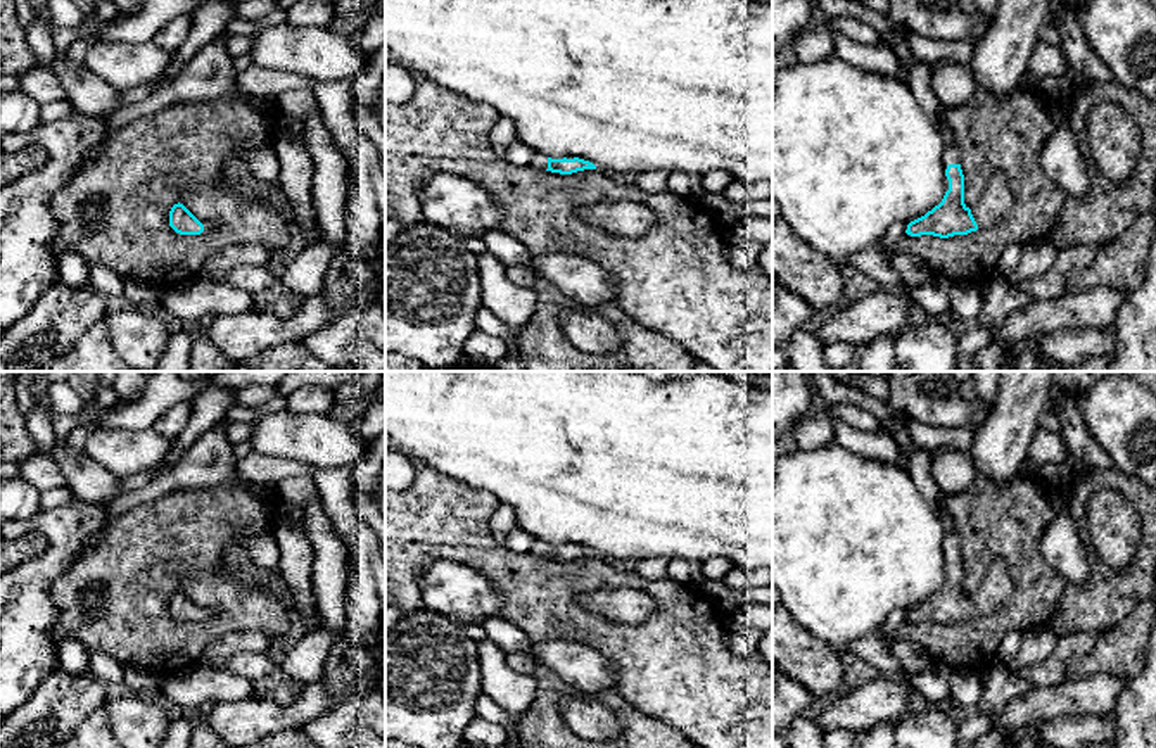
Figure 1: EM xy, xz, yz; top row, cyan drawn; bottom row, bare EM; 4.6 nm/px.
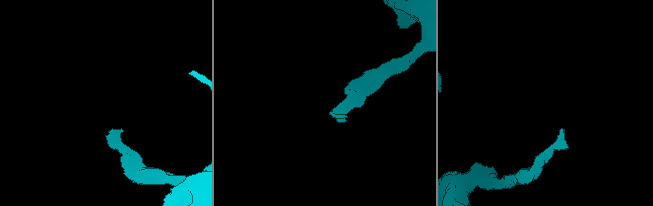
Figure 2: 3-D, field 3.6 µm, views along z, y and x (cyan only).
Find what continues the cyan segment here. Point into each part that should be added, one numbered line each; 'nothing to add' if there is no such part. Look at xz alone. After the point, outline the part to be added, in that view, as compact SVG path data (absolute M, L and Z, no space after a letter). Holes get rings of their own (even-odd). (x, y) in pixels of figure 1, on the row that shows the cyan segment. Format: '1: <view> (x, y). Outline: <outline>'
1: xz (539, 161). Outline: M534 152L534 154L532 154L532 159L530 159L530 164L532 164L536 169L546 171L546 169L548 169L548 155L543 154L543 152Z

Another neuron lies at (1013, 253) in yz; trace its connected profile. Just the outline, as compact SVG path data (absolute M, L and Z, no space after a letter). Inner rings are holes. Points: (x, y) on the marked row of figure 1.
M1011 244L1004 249L999 266L997 266L997 276L1007 278L1018 266L1021 256L1023 256L1021 244Z

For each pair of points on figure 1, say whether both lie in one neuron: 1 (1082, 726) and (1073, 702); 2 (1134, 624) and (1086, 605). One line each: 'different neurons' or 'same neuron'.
1: different neurons
2: different neurons

